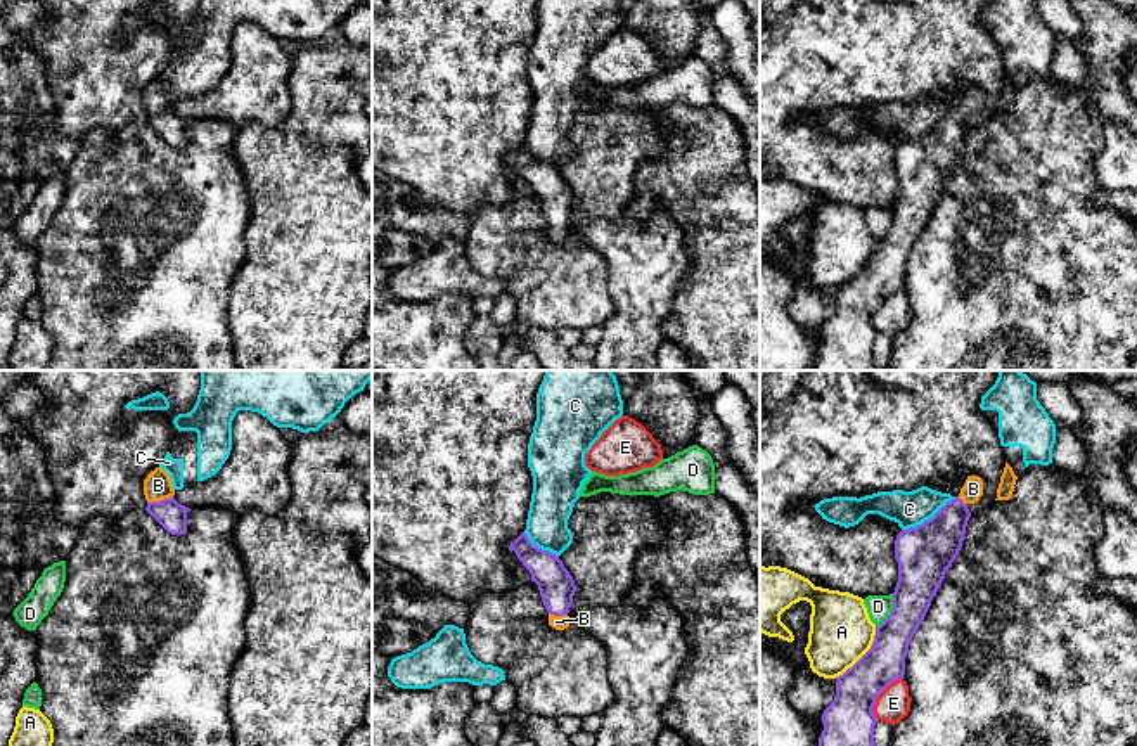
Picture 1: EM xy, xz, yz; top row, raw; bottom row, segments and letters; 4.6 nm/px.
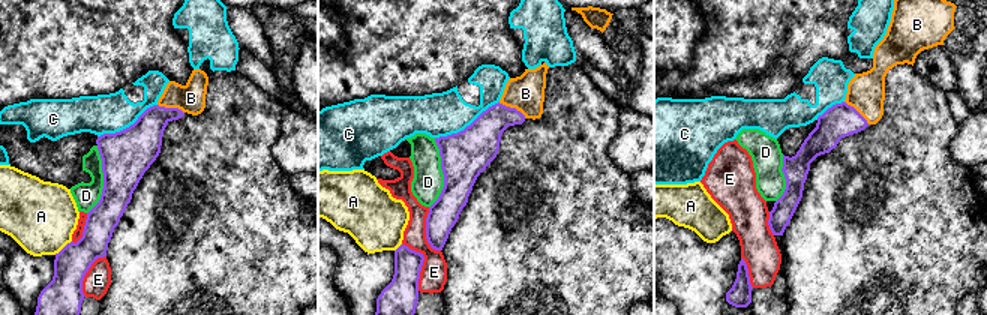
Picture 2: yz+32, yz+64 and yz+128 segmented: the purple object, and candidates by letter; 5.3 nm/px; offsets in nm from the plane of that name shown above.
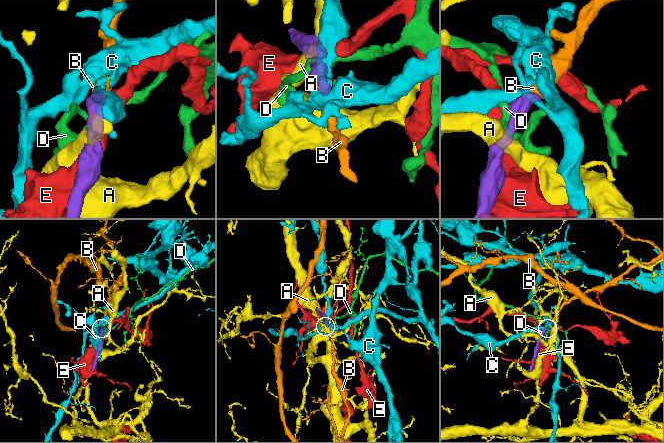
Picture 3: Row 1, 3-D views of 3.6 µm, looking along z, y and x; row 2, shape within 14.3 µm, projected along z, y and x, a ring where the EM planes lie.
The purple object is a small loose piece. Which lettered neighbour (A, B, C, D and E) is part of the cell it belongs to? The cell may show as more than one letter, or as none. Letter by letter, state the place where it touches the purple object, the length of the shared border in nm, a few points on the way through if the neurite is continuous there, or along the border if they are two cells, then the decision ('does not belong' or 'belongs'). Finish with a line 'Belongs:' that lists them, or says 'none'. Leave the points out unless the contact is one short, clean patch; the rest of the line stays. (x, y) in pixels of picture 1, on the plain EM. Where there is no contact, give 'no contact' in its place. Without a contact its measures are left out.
A: yz (864, 267) | 300 nm | does not belong
B: xy (160, 113) | 120 nm | across xy (168, 125), (160, 113), (158, 97) | belongs
C: yz (928, 132) | 300 nm | along yz (956, 109), (947, 113), (930, 130), (902, 142) | does not belong
D: yz (892, 224) | 180 nm | does not belong
E: yz (878, 307) | 240 nm | does not belong
Belongs: B

